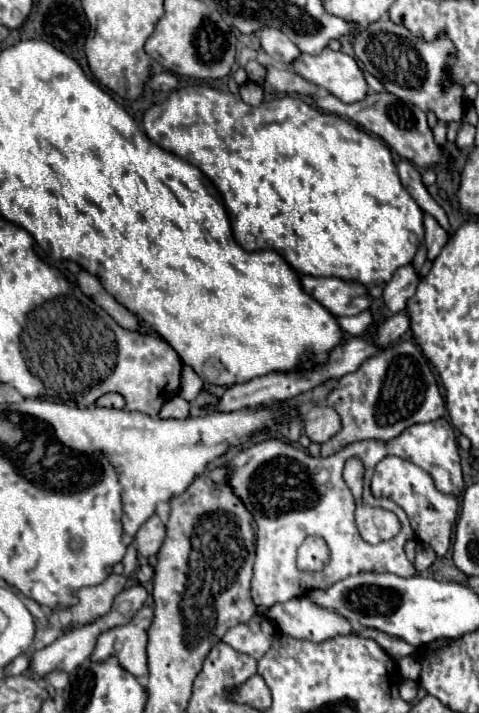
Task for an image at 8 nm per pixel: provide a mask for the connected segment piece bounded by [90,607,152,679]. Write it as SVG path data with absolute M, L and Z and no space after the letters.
M142 607L130 623L112 627L98 635L90 661L100 663L108 657L116 657L120 667L132 673L136 679L144 679L146 669L146 643L148 627L152 623L152 609Z

